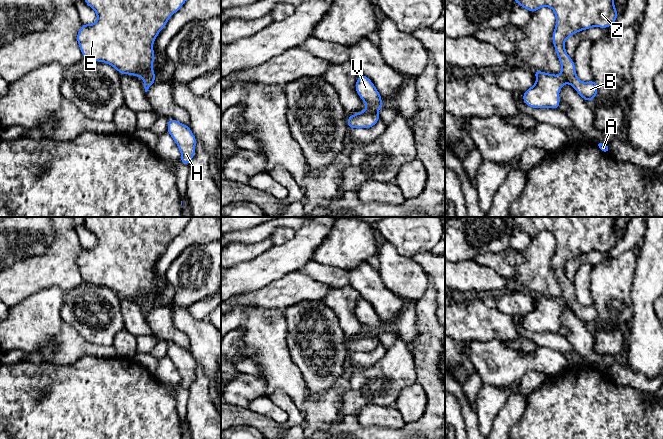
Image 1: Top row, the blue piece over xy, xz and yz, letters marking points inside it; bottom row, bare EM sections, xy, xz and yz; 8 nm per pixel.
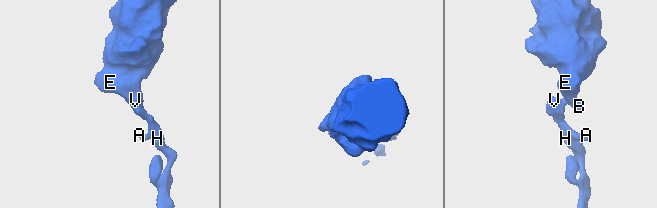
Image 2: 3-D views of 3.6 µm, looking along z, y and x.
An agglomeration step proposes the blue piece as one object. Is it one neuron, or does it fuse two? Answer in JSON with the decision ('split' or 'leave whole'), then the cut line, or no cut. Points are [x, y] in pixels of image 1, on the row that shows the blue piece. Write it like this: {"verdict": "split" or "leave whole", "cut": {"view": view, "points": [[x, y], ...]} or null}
{"verdict": "split", "cut": {"view": "xz", "points": [[367, 107], [377, 110]]}}

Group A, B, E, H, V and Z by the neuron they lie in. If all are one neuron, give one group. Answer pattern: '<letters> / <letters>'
A H V / B E Z

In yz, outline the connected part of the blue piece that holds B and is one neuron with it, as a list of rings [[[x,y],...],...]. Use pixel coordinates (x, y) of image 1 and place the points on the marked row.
[[[514,0],[515,3],[527,9],[531,13],[546,6],[551,8],[556,17],[556,25],[552,34],[552,42],[555,47],[557,57],[561,63],[560,77],[565,84],[570,84],[576,92],[586,101],[593,100],[598,93],[598,86],[594,80],[583,82],[578,79],[575,70],[575,63],[565,50],[565,40],[582,30],[593,27],[609,28],[618,18],[614,0]]]

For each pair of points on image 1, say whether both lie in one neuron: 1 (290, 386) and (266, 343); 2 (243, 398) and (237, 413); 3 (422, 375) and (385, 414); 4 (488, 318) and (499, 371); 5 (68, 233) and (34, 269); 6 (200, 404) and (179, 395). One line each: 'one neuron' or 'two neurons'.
1: one neuron
2: two neurons
3: two neurons
4: two neurons
5: one neuron
6: two neurons

